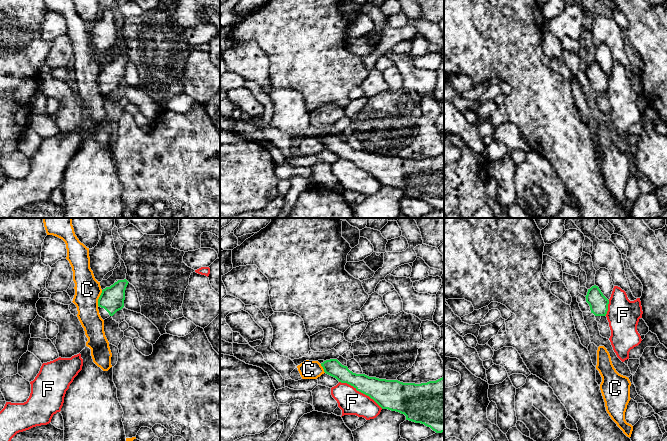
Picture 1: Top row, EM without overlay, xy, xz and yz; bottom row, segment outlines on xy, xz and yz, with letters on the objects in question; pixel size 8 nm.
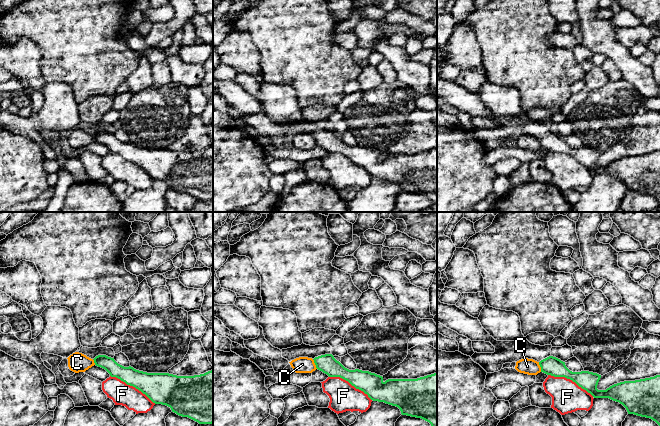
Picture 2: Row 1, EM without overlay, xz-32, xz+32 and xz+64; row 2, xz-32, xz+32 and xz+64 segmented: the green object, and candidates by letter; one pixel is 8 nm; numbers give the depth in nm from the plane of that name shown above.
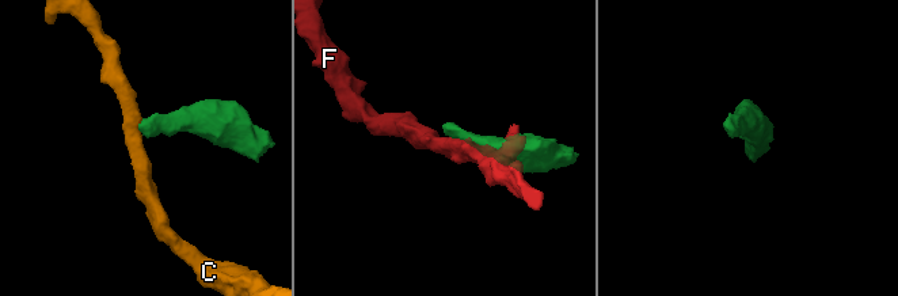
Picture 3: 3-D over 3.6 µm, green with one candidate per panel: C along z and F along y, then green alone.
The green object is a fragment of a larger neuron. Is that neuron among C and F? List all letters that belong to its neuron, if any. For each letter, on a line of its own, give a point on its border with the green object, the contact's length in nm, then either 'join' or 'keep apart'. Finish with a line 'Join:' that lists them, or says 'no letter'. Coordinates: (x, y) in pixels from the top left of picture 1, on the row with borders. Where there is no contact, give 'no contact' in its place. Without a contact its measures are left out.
C: meets green in xy at (99, 298); contact 130 nm long; keep apart
F: meets green in xz at (361, 392); contact 420 nm long; keep apart
Join: no letter

